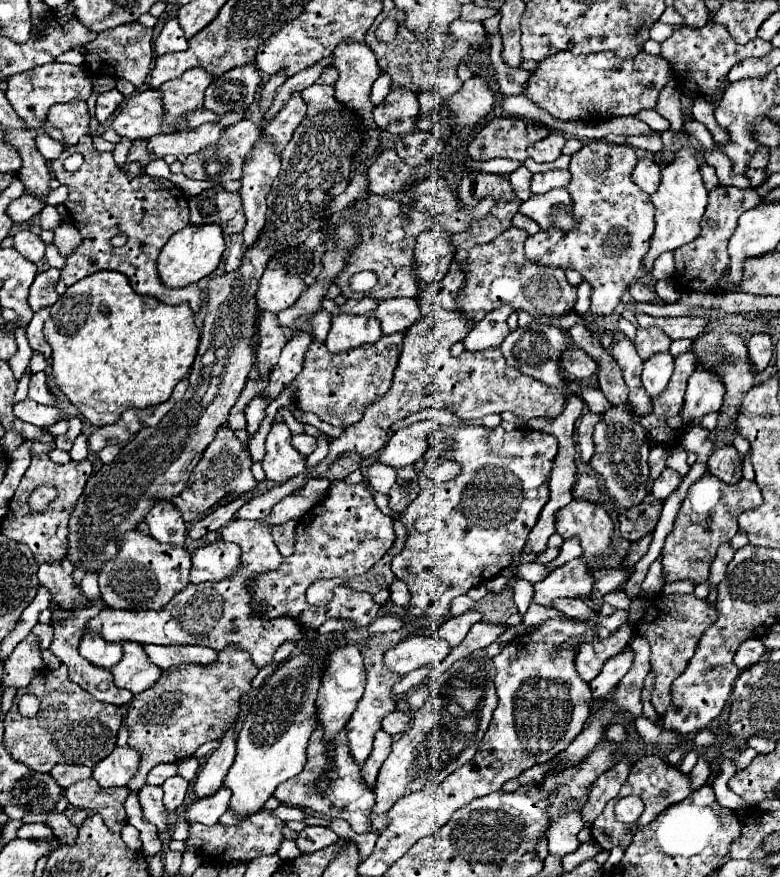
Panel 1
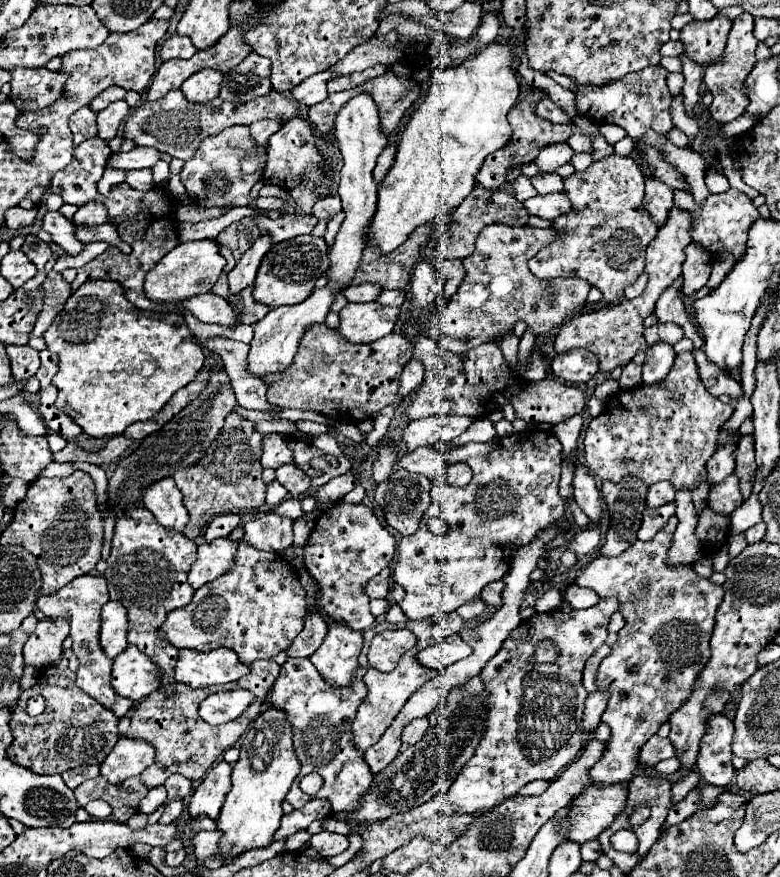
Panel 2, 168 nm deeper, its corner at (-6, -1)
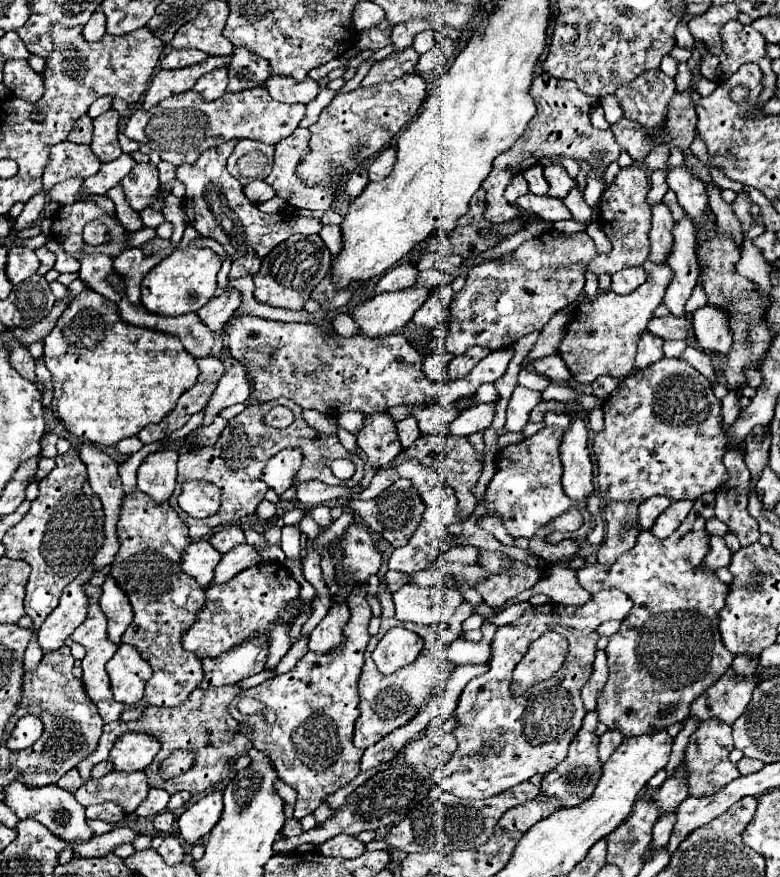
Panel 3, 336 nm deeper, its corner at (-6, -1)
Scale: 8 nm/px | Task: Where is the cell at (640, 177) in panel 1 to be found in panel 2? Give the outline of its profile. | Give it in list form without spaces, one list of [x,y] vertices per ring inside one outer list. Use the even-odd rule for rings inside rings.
[[[646,177],[646,195],[644,195],[642,205],[652,215],[656,225],[660,227],[666,221],[668,211],[674,207],[672,189],[664,185],[662,181],[658,181],[656,177]]]

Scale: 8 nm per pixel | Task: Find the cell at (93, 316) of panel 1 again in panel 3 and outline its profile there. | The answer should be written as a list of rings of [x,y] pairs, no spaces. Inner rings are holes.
[[[92,289],[74,297],[72,305],[44,339],[44,363],[54,383],[54,415],[76,437],[106,447],[126,437],[136,437],[150,423],[160,423],[176,407],[178,397],[194,387],[198,379],[196,359],[182,349],[176,337],[122,323],[116,305]]]

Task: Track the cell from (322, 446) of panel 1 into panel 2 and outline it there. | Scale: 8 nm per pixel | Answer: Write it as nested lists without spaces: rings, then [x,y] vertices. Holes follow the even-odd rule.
[[[296,498],[284,500],[275,508],[274,512],[278,515],[290,517],[292,520],[303,515],[301,501],[298,501]]]

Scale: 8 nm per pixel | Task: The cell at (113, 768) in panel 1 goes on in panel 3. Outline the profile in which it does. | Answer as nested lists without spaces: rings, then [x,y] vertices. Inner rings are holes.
[[[130,731],[118,737],[110,751],[110,761],[114,763],[116,771],[144,771],[158,751],[160,741],[156,737],[150,737],[148,733]]]

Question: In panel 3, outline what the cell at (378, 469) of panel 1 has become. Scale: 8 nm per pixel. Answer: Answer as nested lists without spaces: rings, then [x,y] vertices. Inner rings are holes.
[[[388,413],[366,415],[364,427],[356,433],[356,441],[376,469],[386,467],[402,451],[396,423]]]

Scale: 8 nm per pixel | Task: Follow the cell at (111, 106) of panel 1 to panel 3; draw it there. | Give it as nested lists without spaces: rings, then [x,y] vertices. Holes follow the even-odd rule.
[[[110,109],[98,119],[94,119],[94,133],[92,133],[92,153],[102,161],[114,161],[122,155],[122,149],[118,145],[118,111]]]

